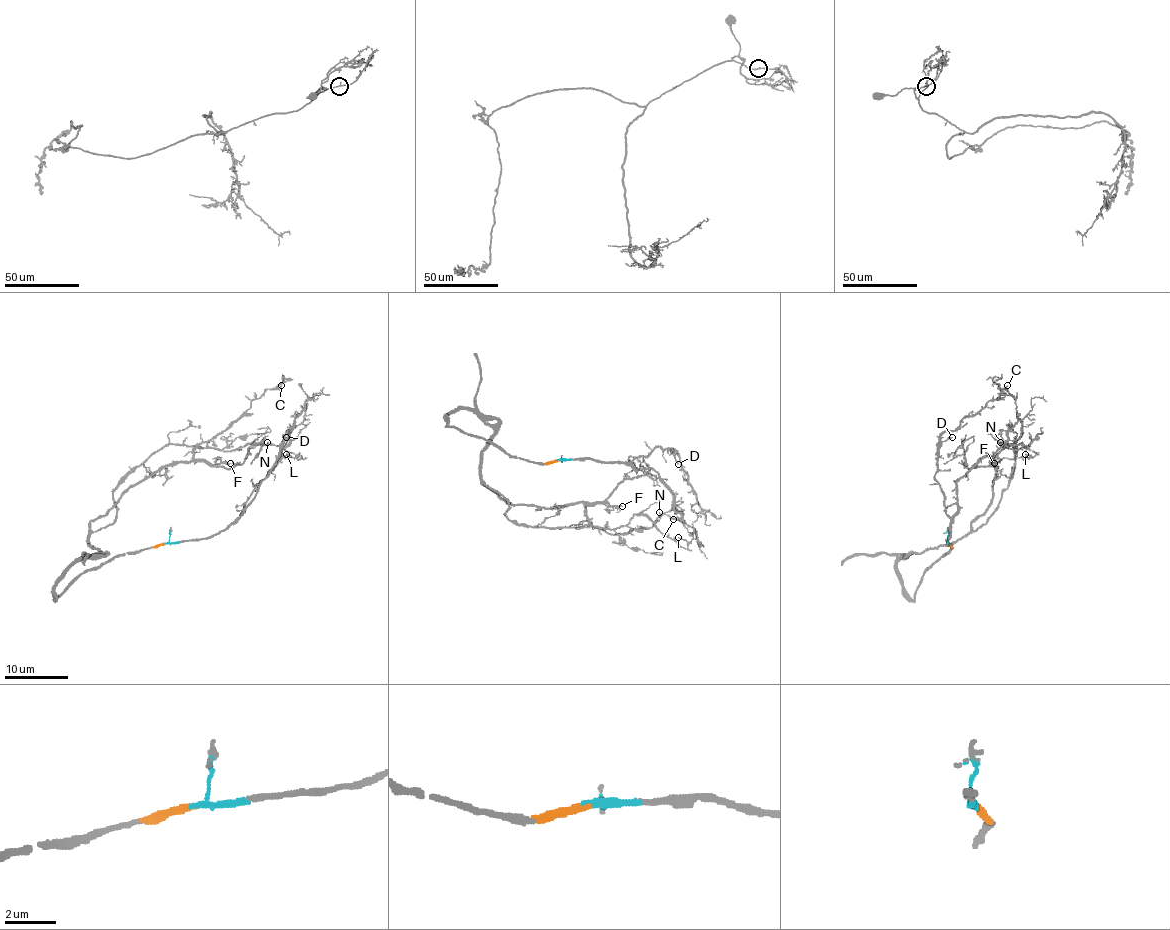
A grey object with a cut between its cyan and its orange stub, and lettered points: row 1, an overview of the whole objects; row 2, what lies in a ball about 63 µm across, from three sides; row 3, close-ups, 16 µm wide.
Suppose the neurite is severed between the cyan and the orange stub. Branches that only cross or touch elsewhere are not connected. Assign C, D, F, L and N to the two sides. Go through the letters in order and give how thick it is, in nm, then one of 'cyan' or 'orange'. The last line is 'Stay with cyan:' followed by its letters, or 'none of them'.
C: calibre 150 nm; orange
D: calibre 140 nm; cyan
F: calibre 80 nm; orange
L: calibre 90 nm; orange
N: calibre 90 nm; orange
Stay with cyan: D

